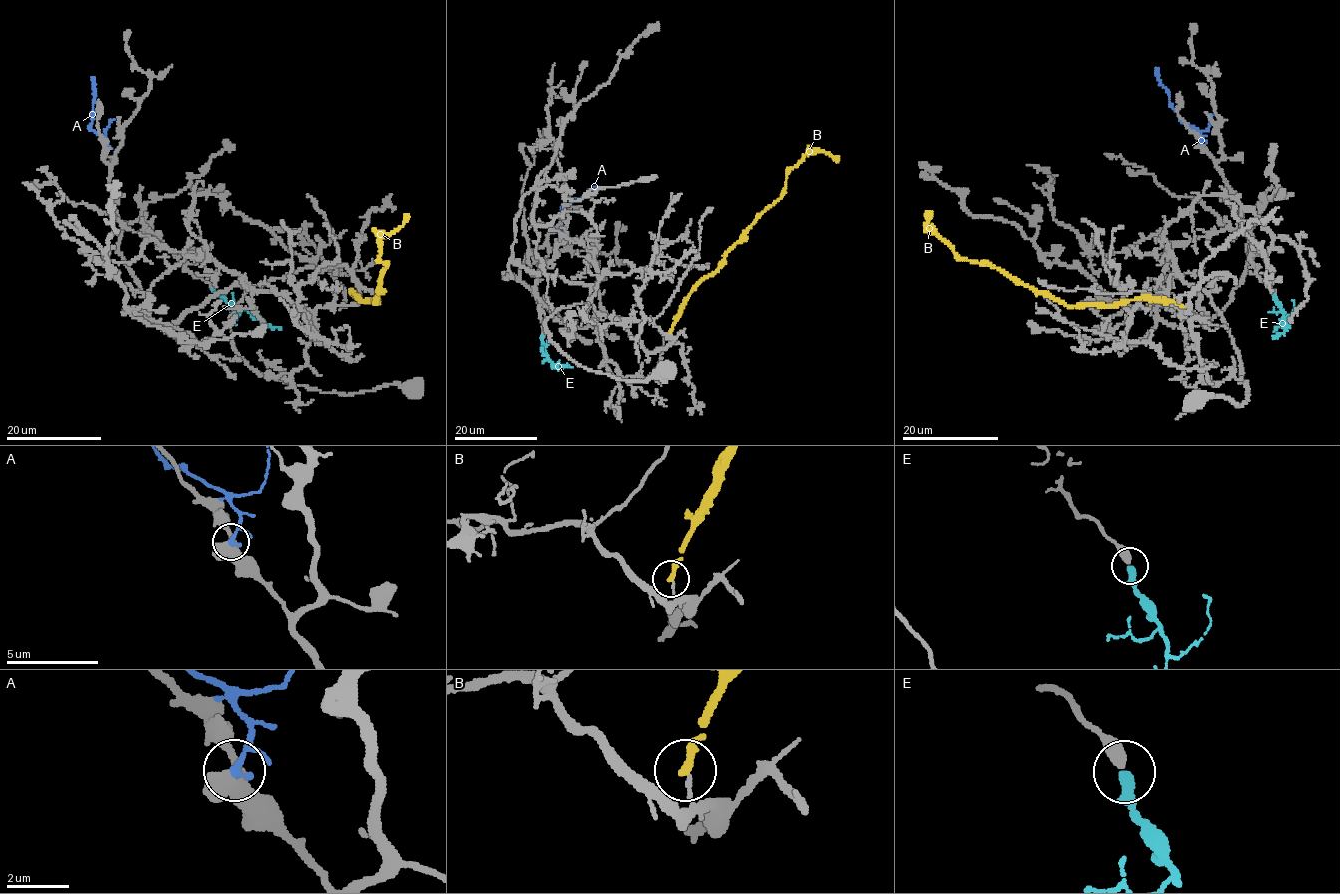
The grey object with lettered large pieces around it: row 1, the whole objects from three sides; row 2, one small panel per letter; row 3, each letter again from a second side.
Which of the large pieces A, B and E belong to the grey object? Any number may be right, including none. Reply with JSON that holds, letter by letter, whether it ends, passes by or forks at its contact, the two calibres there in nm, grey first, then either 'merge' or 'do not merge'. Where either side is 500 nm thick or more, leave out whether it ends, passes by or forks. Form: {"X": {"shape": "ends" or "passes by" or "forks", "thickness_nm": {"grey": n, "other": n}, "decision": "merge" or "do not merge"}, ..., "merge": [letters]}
{"A": {"thickness_nm": {"grey": 500, "other": 170}, "decision": "do not merge"}, "B": {"shape": "ends", "thickness_nm": {"grey": 110, "other": 240}, "decision": "do not merge"}, "E": {"shape": "ends", "thickness_nm": {"grey": 400, "other": 360}, "decision": "merge"}, "merge": ["E"]}

